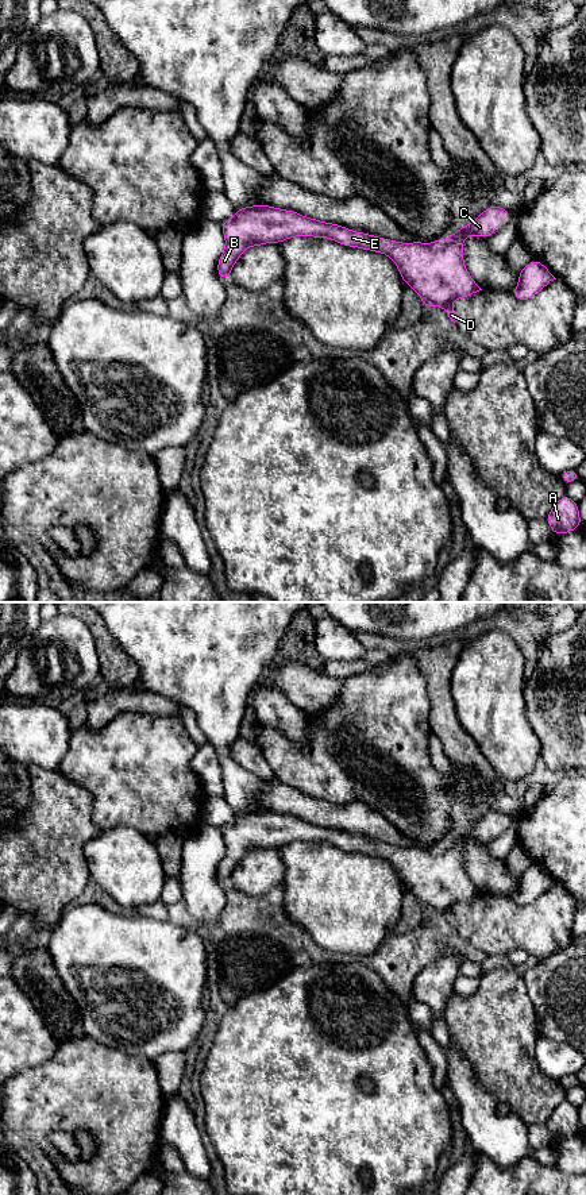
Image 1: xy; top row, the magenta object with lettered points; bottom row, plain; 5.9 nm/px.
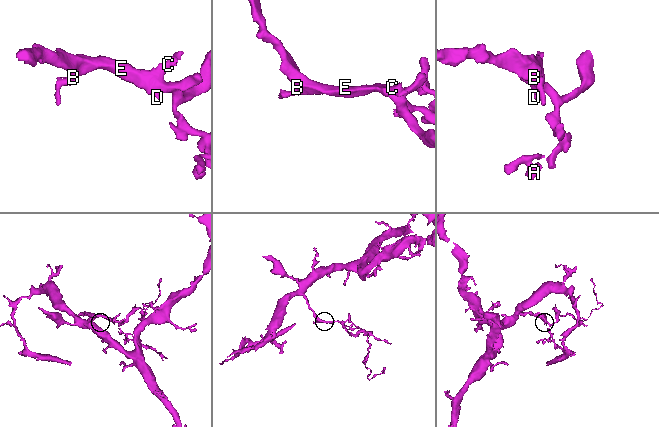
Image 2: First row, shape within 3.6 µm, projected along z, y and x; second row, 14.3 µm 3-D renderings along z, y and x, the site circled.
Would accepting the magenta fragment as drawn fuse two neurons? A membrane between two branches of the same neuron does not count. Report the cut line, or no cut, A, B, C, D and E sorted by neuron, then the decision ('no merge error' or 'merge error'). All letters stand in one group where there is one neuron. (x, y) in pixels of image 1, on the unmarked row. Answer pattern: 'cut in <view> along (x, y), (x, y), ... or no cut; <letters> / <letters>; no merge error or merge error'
no cut; A B C D E; no merge error

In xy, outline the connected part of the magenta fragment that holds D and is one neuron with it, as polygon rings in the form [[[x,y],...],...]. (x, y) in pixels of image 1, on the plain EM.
[[[266,809],[250,810],[236,814],[232,824],[220,828],[225,853],[217,866],[217,879],[224,886],[230,884],[231,874],[247,852],[282,848],[293,841],[329,843],[342,851],[386,859],[398,872],[405,890],[421,902],[424,913],[442,911],[455,928],[452,905],[482,895],[463,867],[464,843],[477,840],[487,844],[509,821],[510,816],[491,810],[475,826],[456,834],[447,847],[442,841],[429,849],[383,844]]]

